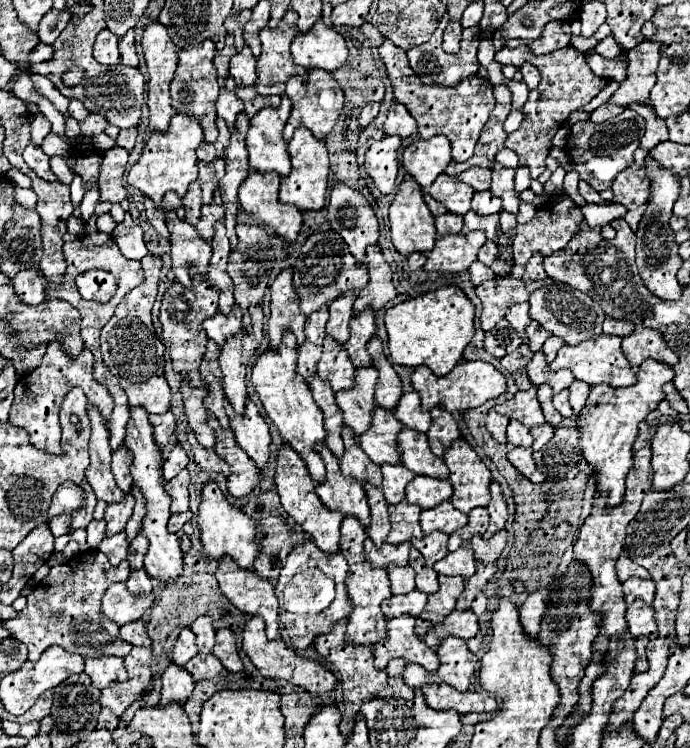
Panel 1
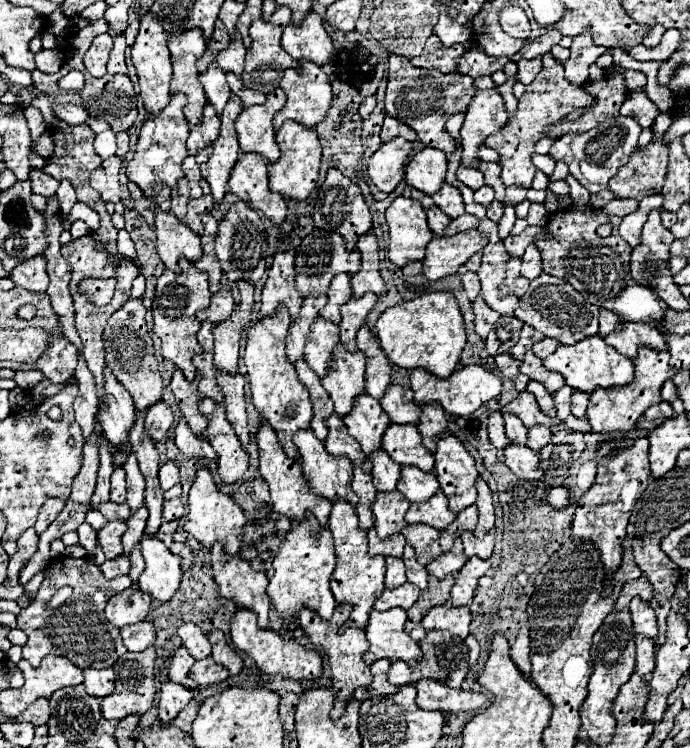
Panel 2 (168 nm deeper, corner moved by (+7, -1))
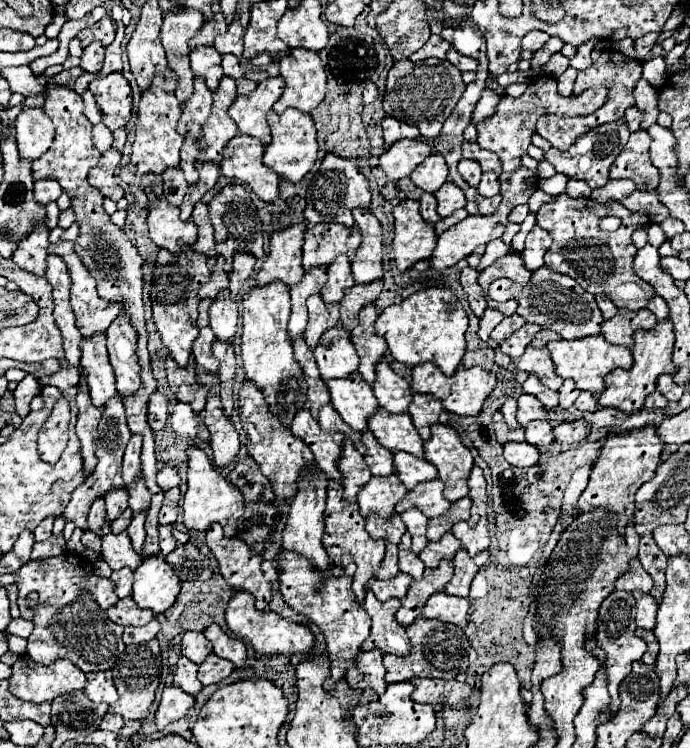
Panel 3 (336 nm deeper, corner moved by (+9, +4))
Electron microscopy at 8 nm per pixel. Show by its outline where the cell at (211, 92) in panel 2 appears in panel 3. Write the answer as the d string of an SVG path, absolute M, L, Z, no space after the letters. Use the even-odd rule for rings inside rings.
M196 47L190 51L194 75L204 77L210 91L216 91L222 79L222 55L214 47Z

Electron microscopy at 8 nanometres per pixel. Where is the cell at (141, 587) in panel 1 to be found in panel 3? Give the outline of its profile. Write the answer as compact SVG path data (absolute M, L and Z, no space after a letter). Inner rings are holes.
M146 513L136 515L130 523L130 527L126 529L126 533L132 539L132 547L136 553L142 553L142 545L144 545L144 519L146 519Z

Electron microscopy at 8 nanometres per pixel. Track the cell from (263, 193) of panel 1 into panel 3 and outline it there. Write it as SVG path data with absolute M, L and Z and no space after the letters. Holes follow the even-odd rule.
M236 135L226 145L226 155L220 171L228 179L238 179L250 185L250 189L264 203L274 203L278 199L280 177L264 167L262 155L264 145L258 139L250 139L248 135Z

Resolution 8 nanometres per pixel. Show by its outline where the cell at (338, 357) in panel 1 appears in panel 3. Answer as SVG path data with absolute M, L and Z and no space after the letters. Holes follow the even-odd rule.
M312 295L308 299L308 327L304 331L304 339L310 347L310 351L316 349L322 333L340 321L338 309L340 309L338 303L334 303L334 305L322 303L320 295Z

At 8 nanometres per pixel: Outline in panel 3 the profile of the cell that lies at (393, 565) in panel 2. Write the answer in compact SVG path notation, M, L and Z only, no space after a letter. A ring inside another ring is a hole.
M386 543L386 555L382 561L382 567L376 571L376 579L392 579L400 573L398 569L398 547L392 543Z

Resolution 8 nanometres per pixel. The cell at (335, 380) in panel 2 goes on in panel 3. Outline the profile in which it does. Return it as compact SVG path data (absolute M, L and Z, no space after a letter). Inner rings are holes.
M338 323L336 327L328 329L316 351L314 351L318 369L320 369L320 377L324 381L328 379L344 379L352 373L358 371L360 365L360 357L354 349L354 345L350 343L350 333L342 331L342 323Z

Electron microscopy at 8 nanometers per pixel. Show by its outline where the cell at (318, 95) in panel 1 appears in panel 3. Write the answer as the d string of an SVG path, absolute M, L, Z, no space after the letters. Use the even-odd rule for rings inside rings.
M292 49L290 55L280 59L280 75L286 81L282 97L274 103L274 111L280 115L294 107L310 113L326 95L326 71L318 53L306 49Z

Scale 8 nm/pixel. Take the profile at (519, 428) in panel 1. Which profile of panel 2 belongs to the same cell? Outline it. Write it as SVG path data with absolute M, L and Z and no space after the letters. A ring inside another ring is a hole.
M504 412L504 422L506 422L506 436L510 438L512 444L526 444L526 426L522 420L510 412Z

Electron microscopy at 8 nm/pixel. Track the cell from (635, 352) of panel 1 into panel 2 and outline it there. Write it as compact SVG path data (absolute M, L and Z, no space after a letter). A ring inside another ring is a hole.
M620 322L614 332L604 336L606 344L616 348L626 358L634 360L640 346L648 346L654 350L666 350L666 340L660 330L652 324L634 324L634 322Z

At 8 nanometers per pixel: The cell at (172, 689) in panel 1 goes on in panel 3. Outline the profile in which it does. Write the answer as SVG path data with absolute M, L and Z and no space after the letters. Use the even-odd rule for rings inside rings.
M164 687L162 691L162 701L160 707L156 711L156 727L158 731L162 731L168 723L180 719L186 715L186 711L194 705L194 695L186 693L180 687Z

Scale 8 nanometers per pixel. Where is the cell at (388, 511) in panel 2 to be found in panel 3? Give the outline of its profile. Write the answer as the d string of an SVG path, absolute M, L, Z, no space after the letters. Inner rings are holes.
M390 475L386 479L372 477L370 483L366 483L366 487L362 487L362 491L358 493L360 515L378 515L382 519L392 519L396 515L396 503L402 501L406 493L406 487L400 483L396 475Z

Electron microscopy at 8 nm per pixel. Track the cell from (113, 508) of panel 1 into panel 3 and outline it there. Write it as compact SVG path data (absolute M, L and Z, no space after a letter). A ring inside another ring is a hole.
M108 533L102 537L102 559L114 569L122 569L122 567L130 567L132 571L138 567L138 563L142 561L142 555L138 555L132 549L130 537L126 533L114 535Z

